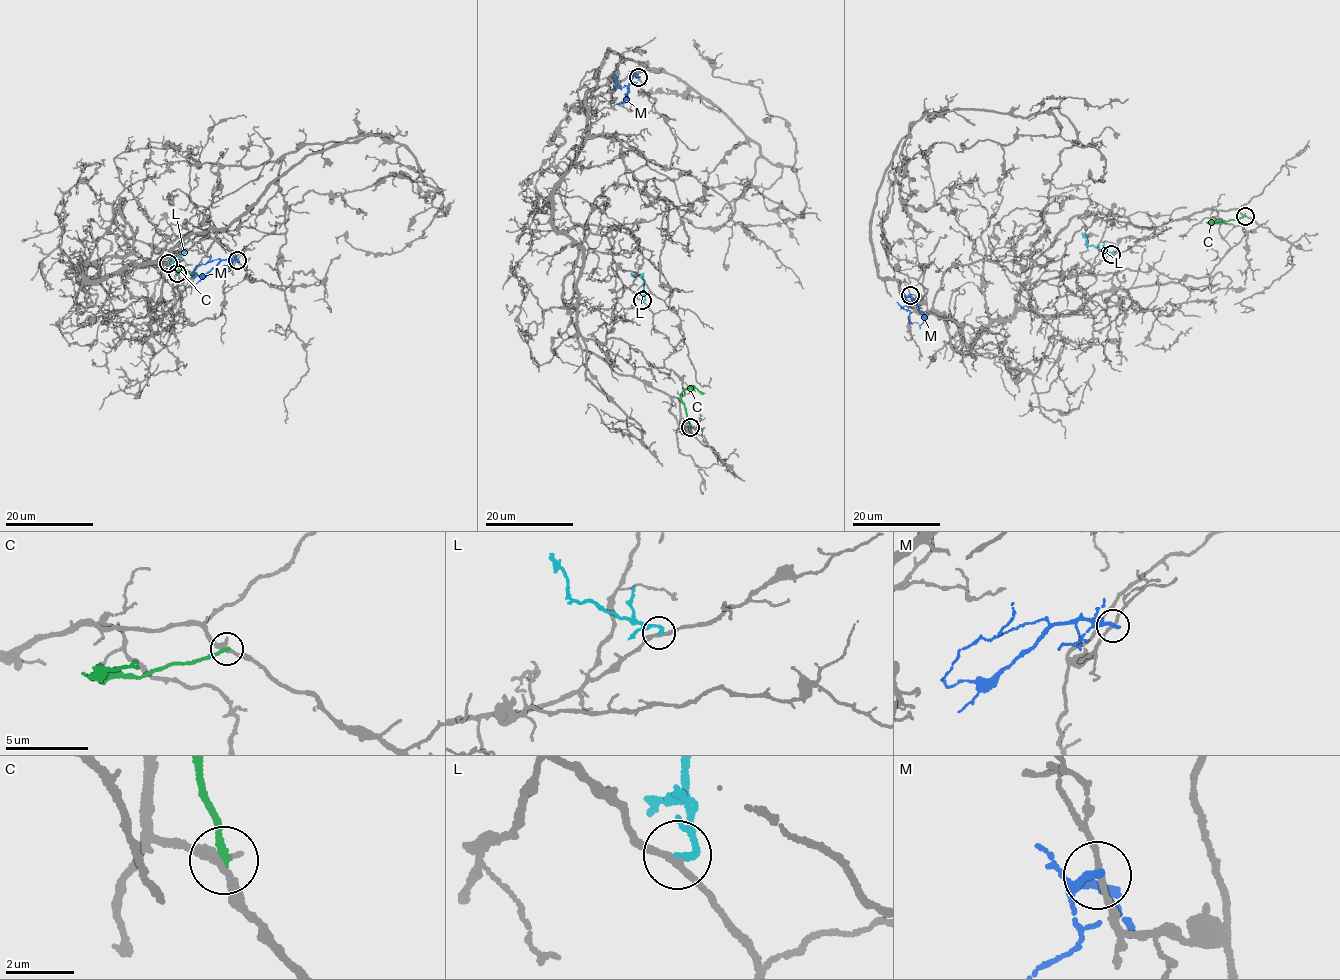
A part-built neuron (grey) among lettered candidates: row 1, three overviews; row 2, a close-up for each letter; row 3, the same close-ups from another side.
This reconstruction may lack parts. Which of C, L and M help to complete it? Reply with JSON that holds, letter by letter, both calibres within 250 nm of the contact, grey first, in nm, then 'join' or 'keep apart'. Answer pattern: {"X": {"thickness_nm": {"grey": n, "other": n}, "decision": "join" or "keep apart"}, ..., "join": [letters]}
{"C": {"thickness_nm": {"grey": 280, "other": 200}, "decision": "keep apart"}, "L": {"thickness_nm": {"grey": 200, "other": 200}, "decision": "join"}, "M": {"thickness_nm": {"grey": 150, "other": 240}, "decision": "keep apart"}, "join": ["L"]}

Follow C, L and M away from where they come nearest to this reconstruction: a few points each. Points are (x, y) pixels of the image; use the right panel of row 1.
C: (1245, 215), (1221, 221)
L: (1110, 254), (1089, 245), (1082, 232)
M: (910, 295), (907, 296), (911, 297), (907, 309), (911, 324)

